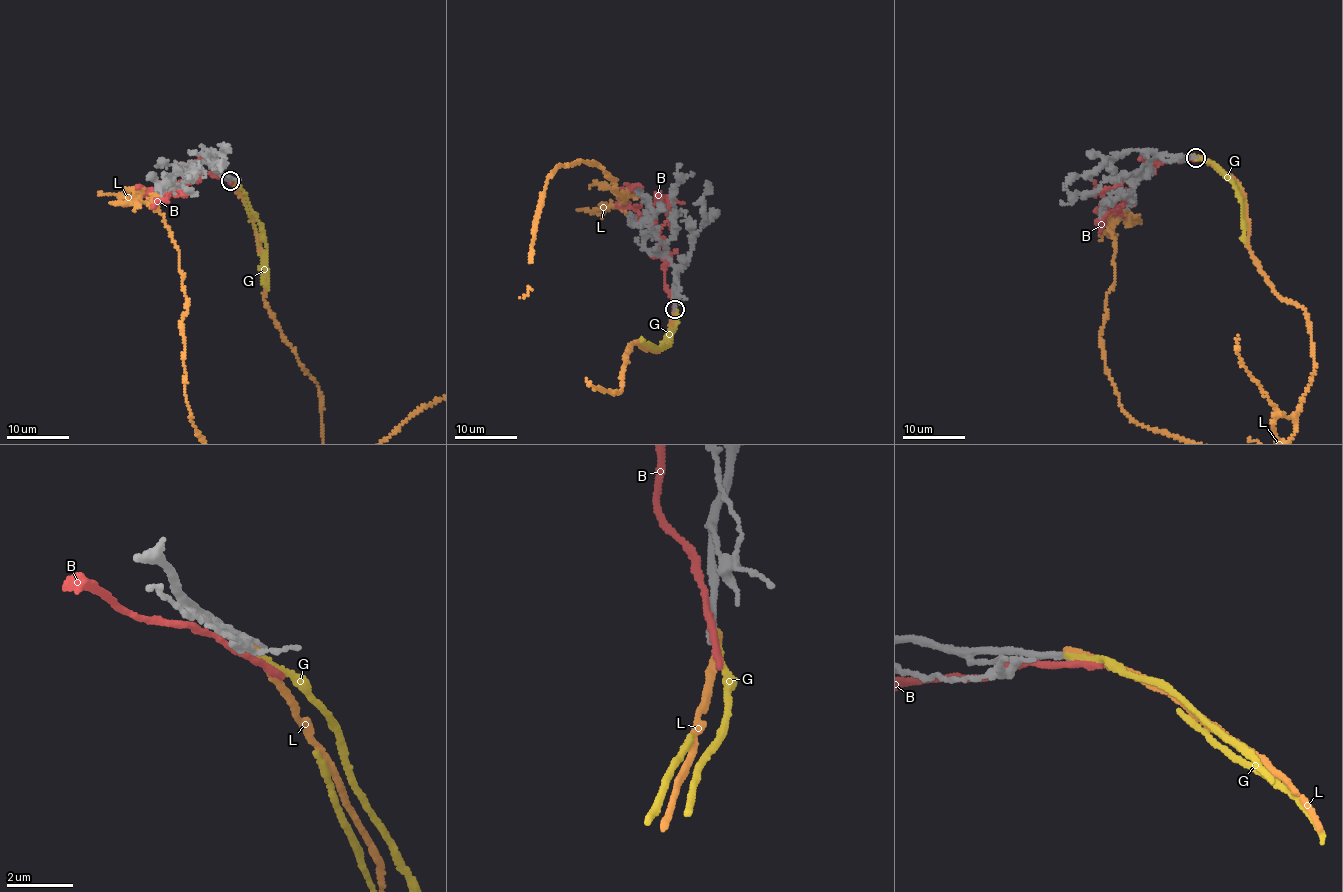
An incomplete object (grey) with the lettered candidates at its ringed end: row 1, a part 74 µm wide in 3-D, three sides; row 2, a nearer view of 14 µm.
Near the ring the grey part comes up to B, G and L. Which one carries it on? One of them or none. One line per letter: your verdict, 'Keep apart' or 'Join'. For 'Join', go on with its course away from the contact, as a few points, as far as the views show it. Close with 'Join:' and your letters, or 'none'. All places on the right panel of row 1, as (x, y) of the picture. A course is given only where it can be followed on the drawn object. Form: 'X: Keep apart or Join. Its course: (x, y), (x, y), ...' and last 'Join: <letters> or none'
B: Keep apart
G: Keep apart
L: Keep apart
Join: none

